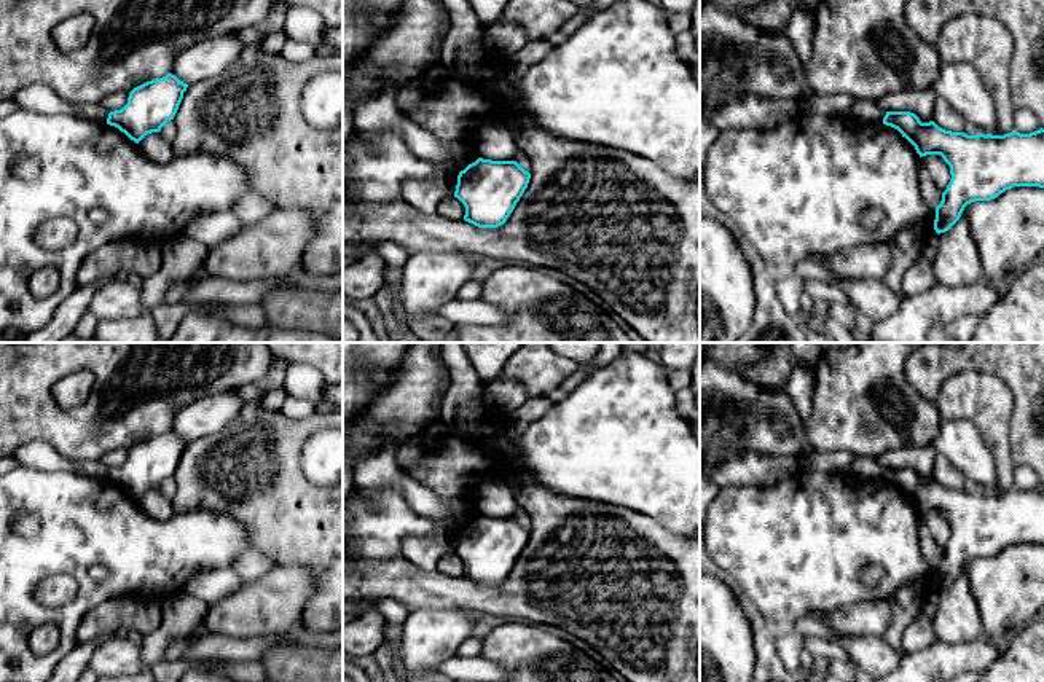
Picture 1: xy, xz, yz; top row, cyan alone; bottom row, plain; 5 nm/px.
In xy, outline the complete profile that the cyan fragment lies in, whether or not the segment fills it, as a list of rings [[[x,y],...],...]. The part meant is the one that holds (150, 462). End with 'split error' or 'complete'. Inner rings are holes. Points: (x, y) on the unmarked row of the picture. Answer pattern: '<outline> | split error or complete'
[[[172,430],[147,438],[129,449],[121,467],[108,470],[107,481],[139,500],[147,491],[159,489],[174,476],[186,445],[188,441]]] | complete

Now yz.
[[[886,468],[883,481],[897,486],[921,513],[940,512],[950,523],[950,540],[936,564],[934,586],[937,591],[948,588],[961,574],[964,564],[975,558],[991,558],[1014,543],[1044,545],[1044,486],[1020,491],[1012,488],[1004,492],[952,489],[934,478],[921,480],[910,468]]] | complete

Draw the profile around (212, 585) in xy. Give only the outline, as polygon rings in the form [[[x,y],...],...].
[[[225,567],[196,574],[185,585],[183,591],[210,606],[241,590],[242,583],[244,580],[233,570],[233,567]]]

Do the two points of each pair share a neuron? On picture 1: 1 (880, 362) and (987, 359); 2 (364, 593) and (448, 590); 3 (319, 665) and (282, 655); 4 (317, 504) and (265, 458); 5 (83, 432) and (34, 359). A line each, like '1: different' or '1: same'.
1: different
2: same
3: same
4: same
5: same

